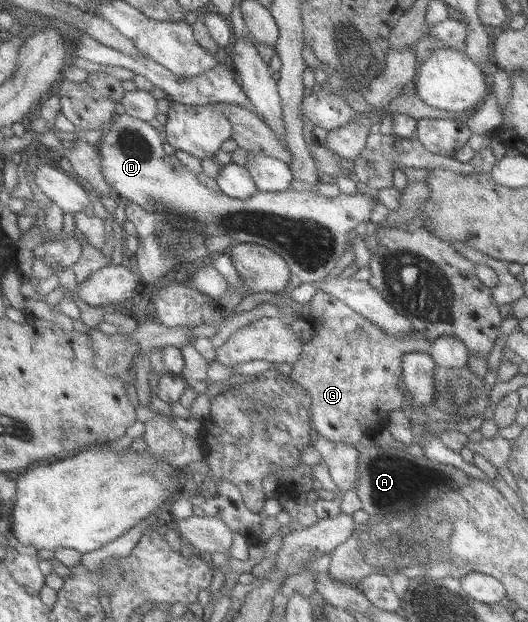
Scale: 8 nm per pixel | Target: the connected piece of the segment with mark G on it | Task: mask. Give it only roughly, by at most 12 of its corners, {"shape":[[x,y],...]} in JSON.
{"shape":[[319,289],[314,335],[288,377],[310,396],[314,435],[354,446],[407,407],[403,355]]}

